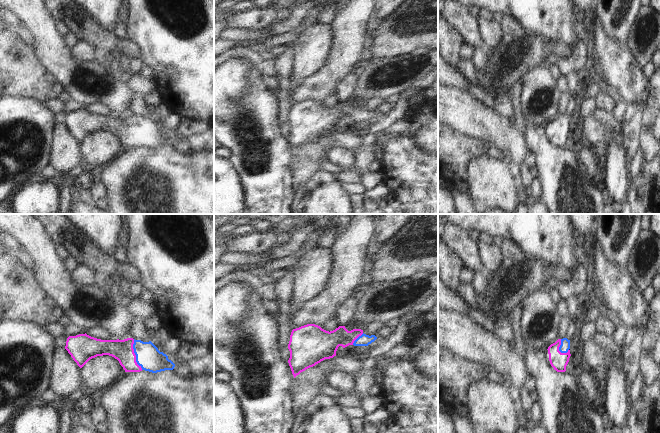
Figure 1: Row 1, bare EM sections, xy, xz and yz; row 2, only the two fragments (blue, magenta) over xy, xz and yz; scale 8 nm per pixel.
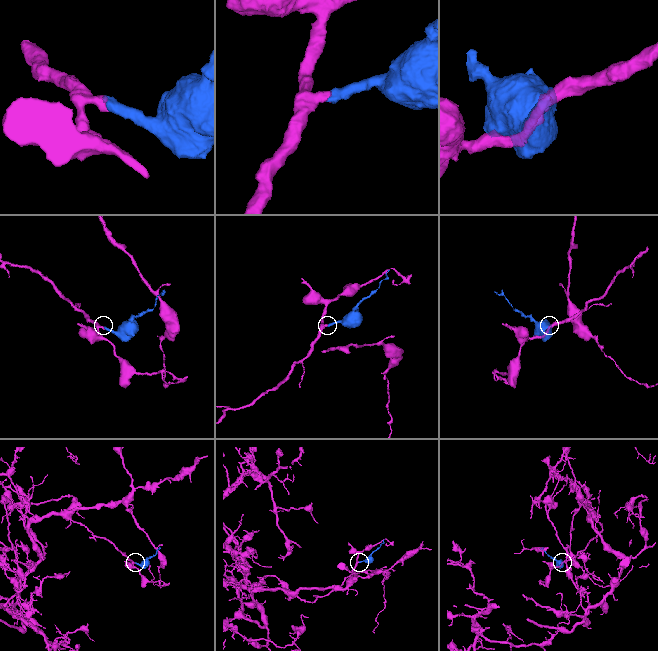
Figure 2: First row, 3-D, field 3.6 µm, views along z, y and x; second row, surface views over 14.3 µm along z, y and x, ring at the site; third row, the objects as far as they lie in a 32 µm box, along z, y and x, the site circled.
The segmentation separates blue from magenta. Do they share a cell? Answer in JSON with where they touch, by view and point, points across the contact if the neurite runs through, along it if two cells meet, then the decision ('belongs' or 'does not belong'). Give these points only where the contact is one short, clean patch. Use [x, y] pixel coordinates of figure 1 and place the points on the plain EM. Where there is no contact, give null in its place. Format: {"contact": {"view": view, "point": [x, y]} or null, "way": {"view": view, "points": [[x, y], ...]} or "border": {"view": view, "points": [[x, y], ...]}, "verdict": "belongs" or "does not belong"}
{"contact": {"view": "xy", "point": [135, 130]}, "way": {"view": "xy", "points": [[148, 132], [135, 130], [122, 126]]}, "verdict": "belongs"}

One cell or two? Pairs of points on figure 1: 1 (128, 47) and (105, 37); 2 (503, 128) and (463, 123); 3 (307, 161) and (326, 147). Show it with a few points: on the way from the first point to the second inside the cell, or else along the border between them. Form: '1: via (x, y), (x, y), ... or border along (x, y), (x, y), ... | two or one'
1: via (122, 46), (115, 46), (111, 43) | one
2: via (493, 128), (483, 123), (473, 123) | one
3: via (312, 156), (321, 147) | one

